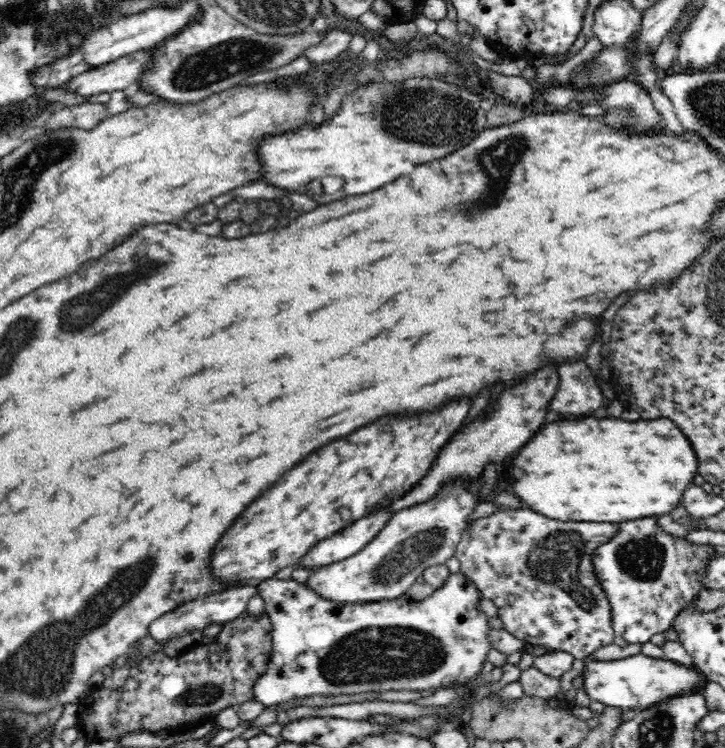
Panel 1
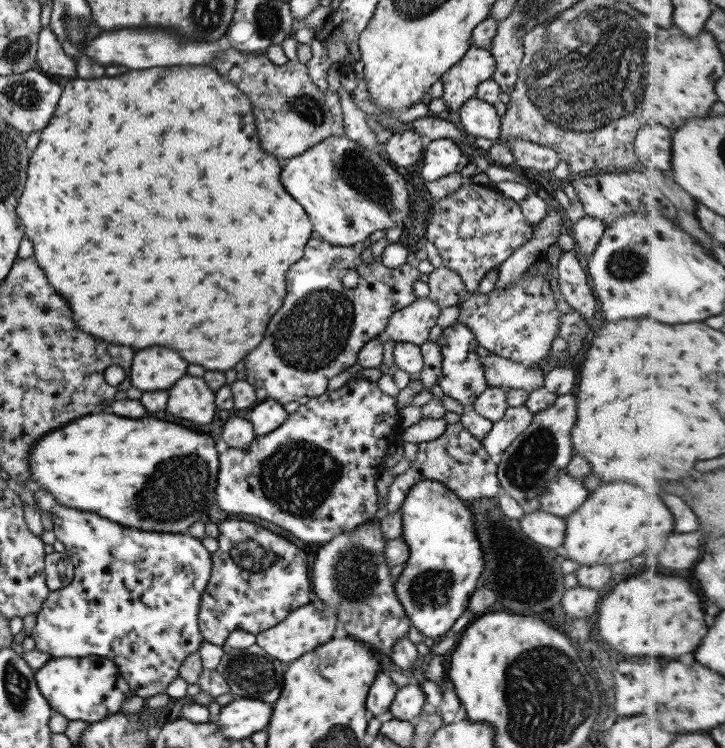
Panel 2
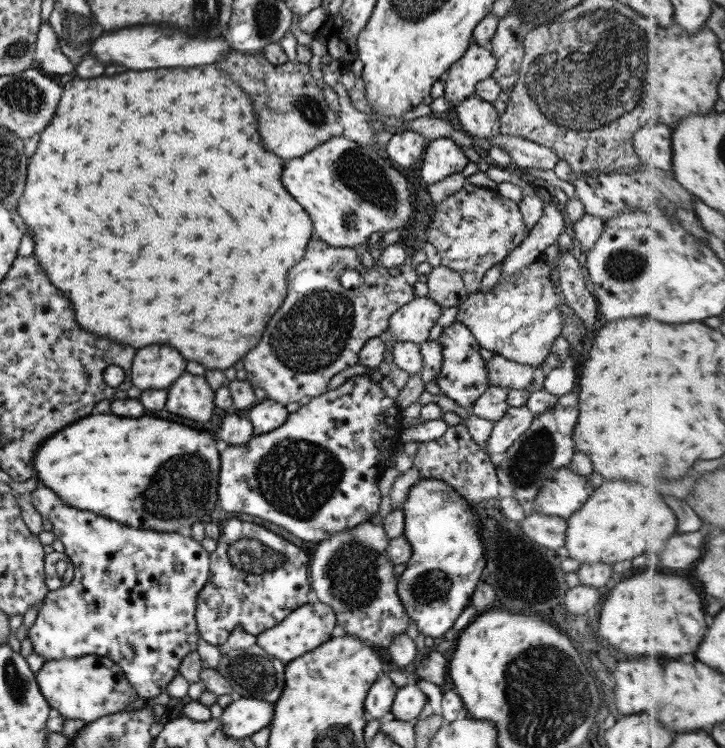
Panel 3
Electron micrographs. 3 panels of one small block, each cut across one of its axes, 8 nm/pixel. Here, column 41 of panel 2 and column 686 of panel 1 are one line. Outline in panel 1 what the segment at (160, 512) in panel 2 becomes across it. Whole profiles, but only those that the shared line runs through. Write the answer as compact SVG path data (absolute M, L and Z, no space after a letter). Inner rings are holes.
M588 418L580 422L554 422L548 424L546 430L538 436L534 436L514 458L512 464L512 476L514 476L514 490L517 497L525 506L534 512L540 512L552 520L576 520L576 522L628 522L628 520L638 520L638 518L658 518L664 514L670 514L672 510L678 508L684 491L693 484L694 477L698 474L698 458L696 451L690 443L690 439L680 430L673 420L660 418L660 420L636 420L636 422L626 422L620 418Z

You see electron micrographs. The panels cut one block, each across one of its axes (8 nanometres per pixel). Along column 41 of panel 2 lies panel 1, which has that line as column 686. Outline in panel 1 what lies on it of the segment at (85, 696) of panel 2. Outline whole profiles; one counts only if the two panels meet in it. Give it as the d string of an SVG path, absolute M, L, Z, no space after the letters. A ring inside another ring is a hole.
M629 653L627 657L611 660L585 662L582 671L584 677L583 688L590 698L604 703L606 707L615 707L620 710L644 711L652 706L676 699L676 696L696 694L704 690L707 684L705 674L696 666L686 666L662 658Z

